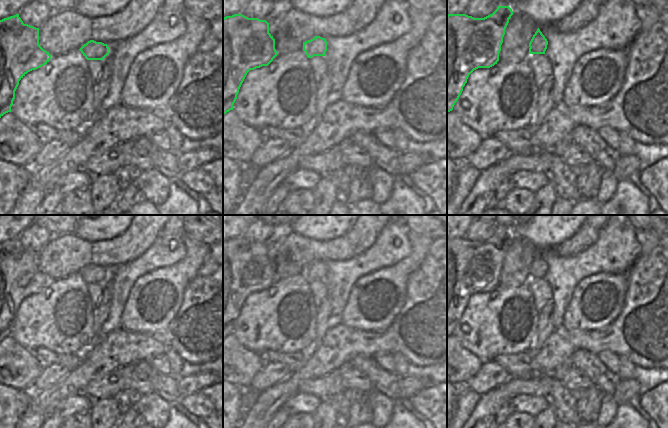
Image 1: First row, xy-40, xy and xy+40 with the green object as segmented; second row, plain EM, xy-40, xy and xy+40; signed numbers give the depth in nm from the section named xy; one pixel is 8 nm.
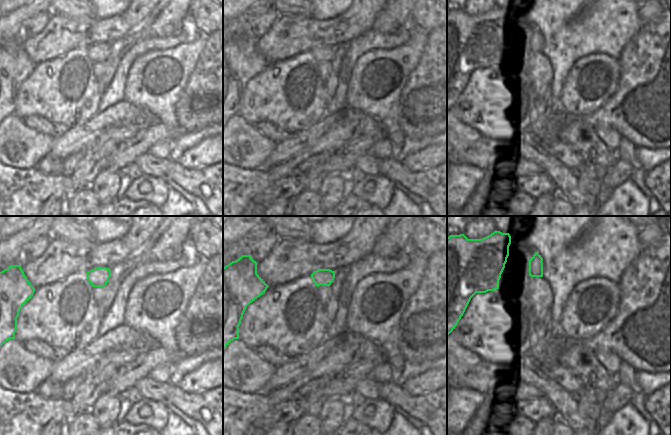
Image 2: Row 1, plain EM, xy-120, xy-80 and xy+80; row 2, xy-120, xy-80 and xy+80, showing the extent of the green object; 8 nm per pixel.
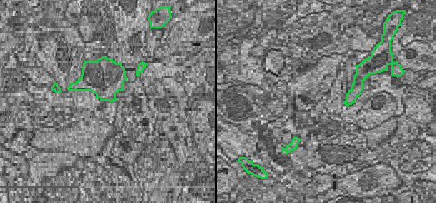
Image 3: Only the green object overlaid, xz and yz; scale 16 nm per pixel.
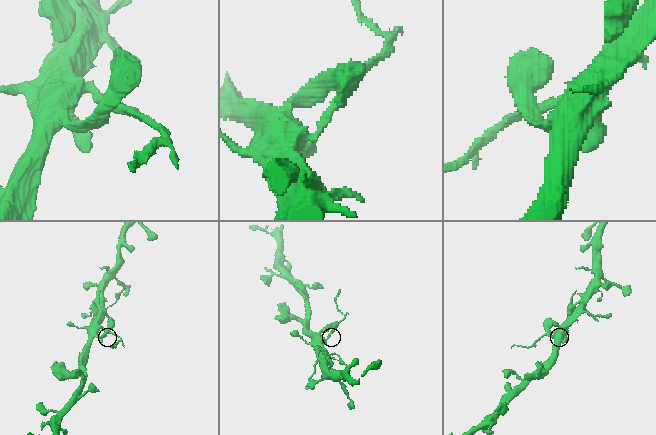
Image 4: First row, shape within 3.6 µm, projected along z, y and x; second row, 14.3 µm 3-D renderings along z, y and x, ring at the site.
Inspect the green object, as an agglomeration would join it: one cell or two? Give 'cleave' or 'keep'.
cleave

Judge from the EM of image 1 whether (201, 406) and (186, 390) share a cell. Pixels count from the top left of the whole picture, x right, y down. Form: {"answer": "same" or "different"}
{"answer": "different"}

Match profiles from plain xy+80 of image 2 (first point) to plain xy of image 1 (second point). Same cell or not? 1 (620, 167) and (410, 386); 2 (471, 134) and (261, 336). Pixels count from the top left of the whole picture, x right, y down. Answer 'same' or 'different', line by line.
1: same
2: different

